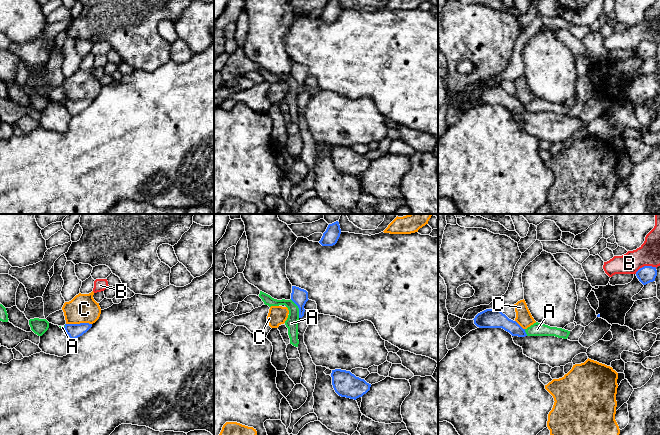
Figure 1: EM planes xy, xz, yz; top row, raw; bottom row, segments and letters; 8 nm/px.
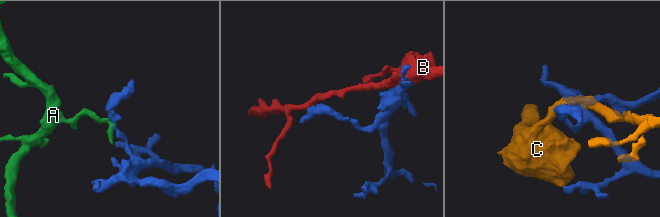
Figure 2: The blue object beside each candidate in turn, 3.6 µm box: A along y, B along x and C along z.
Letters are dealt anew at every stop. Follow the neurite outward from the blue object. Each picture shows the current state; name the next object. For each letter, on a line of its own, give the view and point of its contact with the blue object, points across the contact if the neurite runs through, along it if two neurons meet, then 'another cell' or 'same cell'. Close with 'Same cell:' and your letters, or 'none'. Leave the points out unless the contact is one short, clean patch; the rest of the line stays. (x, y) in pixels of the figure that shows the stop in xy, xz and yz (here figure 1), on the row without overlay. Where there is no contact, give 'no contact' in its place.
A: meets blue in xz at (298, 83); border along xz (290, 75), (297, 82), (299, 93); another cell
B: meets blue in yz at (645, 42); another cell
C: meets blue in xy at (78, 100); border along xy (91, 99), (66, 100); another cell
Same cell: none

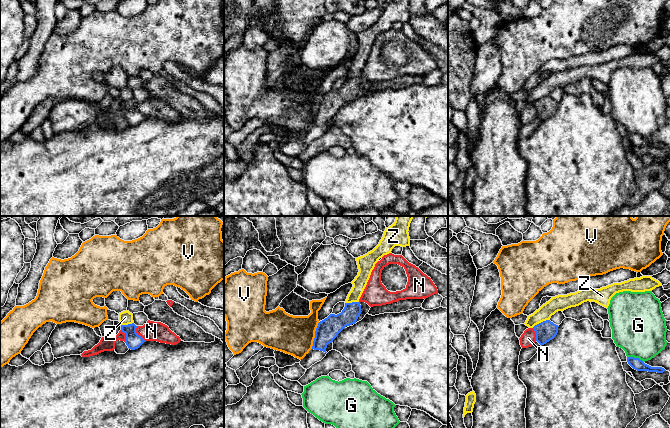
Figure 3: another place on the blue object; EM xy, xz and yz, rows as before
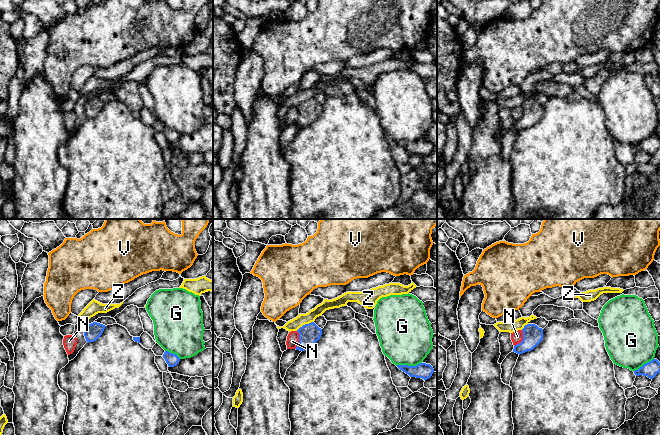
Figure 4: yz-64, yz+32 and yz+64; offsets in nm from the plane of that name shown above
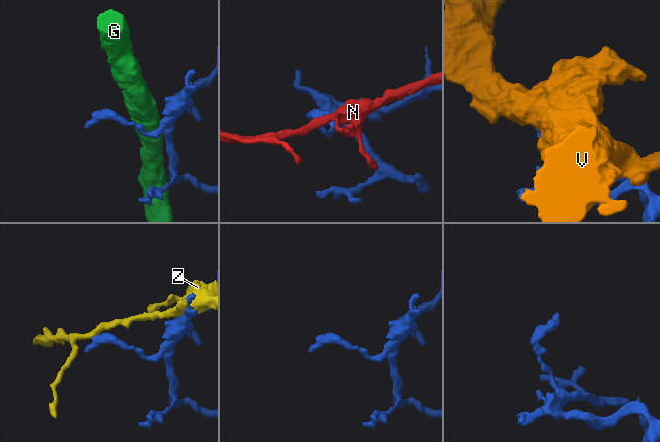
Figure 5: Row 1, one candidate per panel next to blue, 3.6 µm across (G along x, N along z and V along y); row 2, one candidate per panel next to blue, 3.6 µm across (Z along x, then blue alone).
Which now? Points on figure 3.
G: meets blue in yz at (635, 134); another cell
N: meets blue in xy at (137, 110); border along xy (136, 102), (136, 108), (145, 117); another cell
V: meets blue in xz at (315, 111); border along xz (319, 98), (311, 124); another cell
Z: meets blue in yz at (541, 98); another cell
Same cell: none

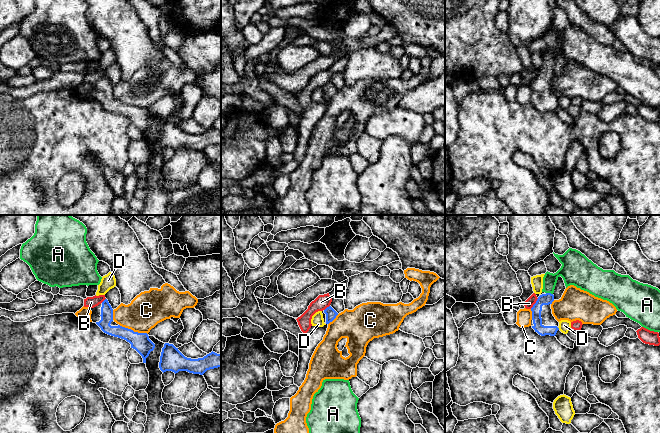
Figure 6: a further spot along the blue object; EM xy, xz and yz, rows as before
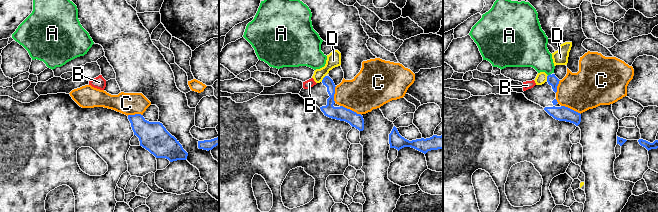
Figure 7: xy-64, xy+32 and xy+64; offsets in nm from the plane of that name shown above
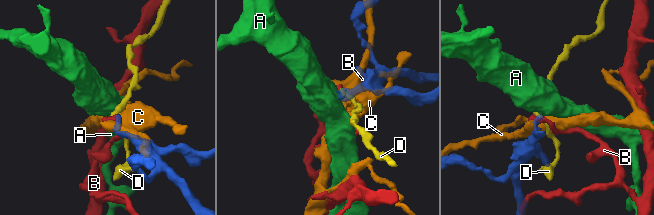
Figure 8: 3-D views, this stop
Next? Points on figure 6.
A: meets blue in yz at (549, 69); runs through yz (545, 75), (549, 69), (557, 50), (573, 49); same cell
B: meets blue in yz at (535, 79); border along yz (538, 74), (530, 84); another cell
C: meets blue in xy at (132, 106); another cell
D: meets blue in yz at (558, 104); another cell
Same cell: A

